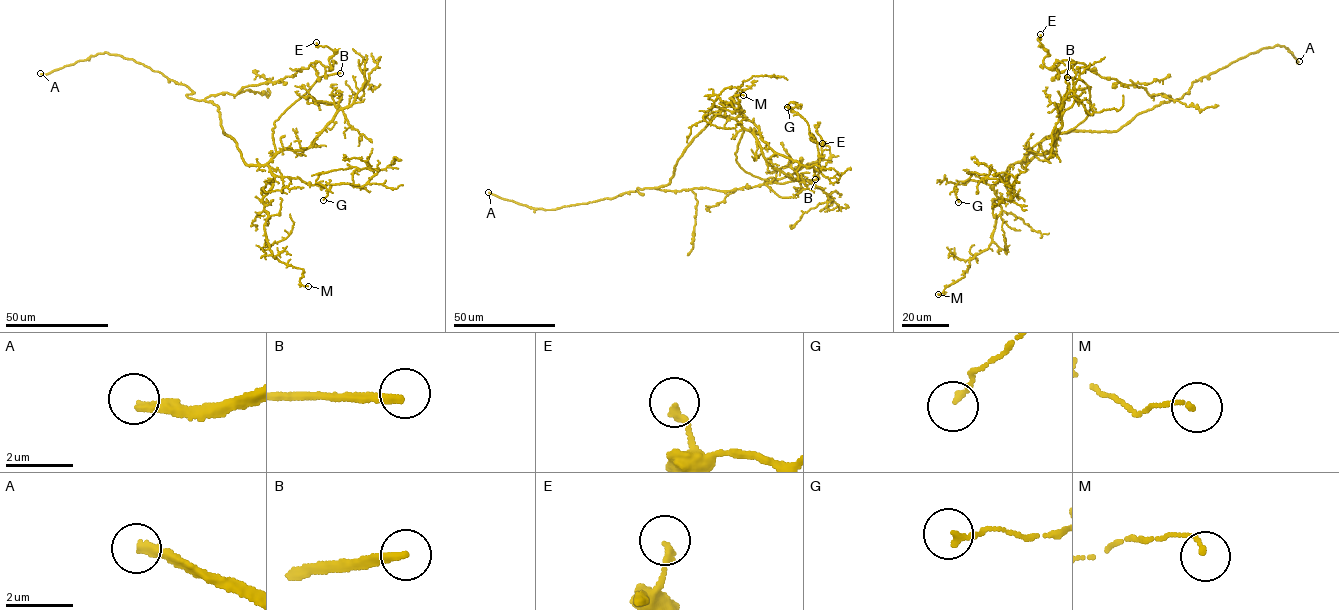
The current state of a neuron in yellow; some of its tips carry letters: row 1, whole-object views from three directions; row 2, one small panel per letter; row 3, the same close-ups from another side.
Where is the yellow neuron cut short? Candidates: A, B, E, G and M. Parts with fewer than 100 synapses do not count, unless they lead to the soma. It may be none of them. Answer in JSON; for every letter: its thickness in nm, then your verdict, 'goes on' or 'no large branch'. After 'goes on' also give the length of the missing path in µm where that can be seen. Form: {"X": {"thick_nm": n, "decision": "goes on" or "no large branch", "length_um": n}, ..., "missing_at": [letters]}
{"A": {"thick_nm": 240, "decision": "goes on", "length_um": 160}, "B": {"thick_nm": 240, "decision": "goes on", "length_um": 70}, "E": {"thick_nm": 180, "decision": "no large branch"}, "G": {"thick_nm": 160, "decision": "no large branch"}, "M": {"thick_nm": 120, "decision": "no large branch"}, "missing_at": ["A", "B"]}

